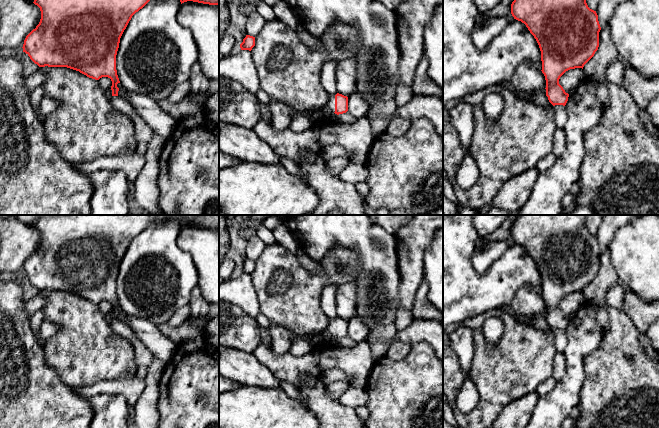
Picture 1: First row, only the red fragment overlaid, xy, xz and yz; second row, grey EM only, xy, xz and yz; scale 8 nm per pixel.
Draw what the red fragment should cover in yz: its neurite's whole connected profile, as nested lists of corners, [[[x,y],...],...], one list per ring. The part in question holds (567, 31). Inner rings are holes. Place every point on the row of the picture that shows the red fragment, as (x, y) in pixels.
[[[514,0],[511,14],[526,25],[539,45],[549,102],[553,106],[565,106],[569,94],[559,84],[559,79],[570,69],[583,69],[598,50],[601,27],[596,11],[588,7],[586,0]]]

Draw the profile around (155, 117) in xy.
[[[128,92],[129,104],[153,130],[169,139],[174,131],[176,120],[165,112],[155,100],[135,92]]]

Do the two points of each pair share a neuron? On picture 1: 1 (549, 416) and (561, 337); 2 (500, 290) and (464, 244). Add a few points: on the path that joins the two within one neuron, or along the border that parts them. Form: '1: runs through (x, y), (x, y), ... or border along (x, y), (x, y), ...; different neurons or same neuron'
1: border along (565, 330), (567, 344), (563, 352); different neurons
2: runs through (485, 290), (462, 267), (462, 259); same neuron

